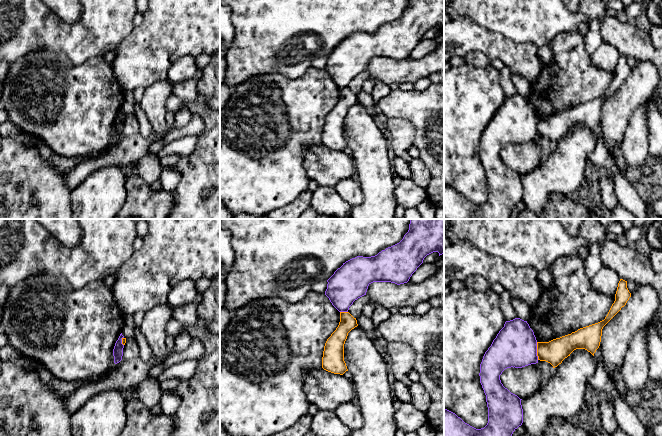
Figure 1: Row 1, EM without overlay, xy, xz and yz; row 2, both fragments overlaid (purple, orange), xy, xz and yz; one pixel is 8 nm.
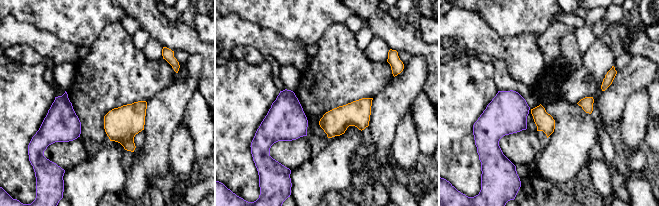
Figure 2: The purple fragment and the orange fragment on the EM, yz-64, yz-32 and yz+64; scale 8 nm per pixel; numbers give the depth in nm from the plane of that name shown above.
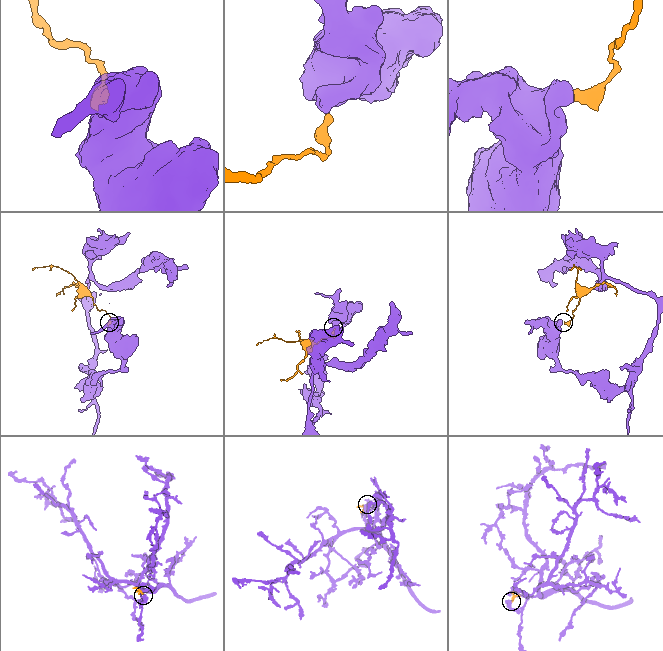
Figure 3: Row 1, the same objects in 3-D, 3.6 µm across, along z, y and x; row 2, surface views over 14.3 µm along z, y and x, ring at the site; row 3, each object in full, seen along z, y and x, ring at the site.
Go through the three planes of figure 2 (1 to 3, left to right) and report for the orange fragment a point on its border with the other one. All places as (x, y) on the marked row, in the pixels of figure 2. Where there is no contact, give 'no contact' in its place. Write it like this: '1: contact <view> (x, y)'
1: no contact
2: no contact
3: no contact

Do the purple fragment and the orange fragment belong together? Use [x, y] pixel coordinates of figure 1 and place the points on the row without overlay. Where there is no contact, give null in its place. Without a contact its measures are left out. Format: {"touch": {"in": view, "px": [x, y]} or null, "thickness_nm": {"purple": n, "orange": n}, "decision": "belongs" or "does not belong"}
{"touch": {"in": "yz", "px": [536, 127]}, "thickness_nm": {"purple": 340, "orange": 190}, "decision": "does not belong"}

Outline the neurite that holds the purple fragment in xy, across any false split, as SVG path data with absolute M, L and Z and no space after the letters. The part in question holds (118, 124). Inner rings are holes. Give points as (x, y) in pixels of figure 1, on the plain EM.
M121 109L118 116L116 117L114 125L113 125L113 132L114 132L115 140L119 139L122 136L123 124L124 124L124 121L122 120L123 114L124 114L124 112Z

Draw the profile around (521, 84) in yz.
M512 73L511 80L516 88L517 94L527 97L530 91L530 84L527 79L523 76Z

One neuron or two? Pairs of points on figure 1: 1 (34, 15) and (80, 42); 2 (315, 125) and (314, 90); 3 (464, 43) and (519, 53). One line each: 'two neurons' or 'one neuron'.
1: one neuron
2: one neuron
3: one neuron

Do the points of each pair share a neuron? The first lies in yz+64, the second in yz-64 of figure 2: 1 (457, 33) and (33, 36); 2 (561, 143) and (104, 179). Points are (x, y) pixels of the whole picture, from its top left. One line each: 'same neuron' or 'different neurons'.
1: same neuron
2: same neuron

